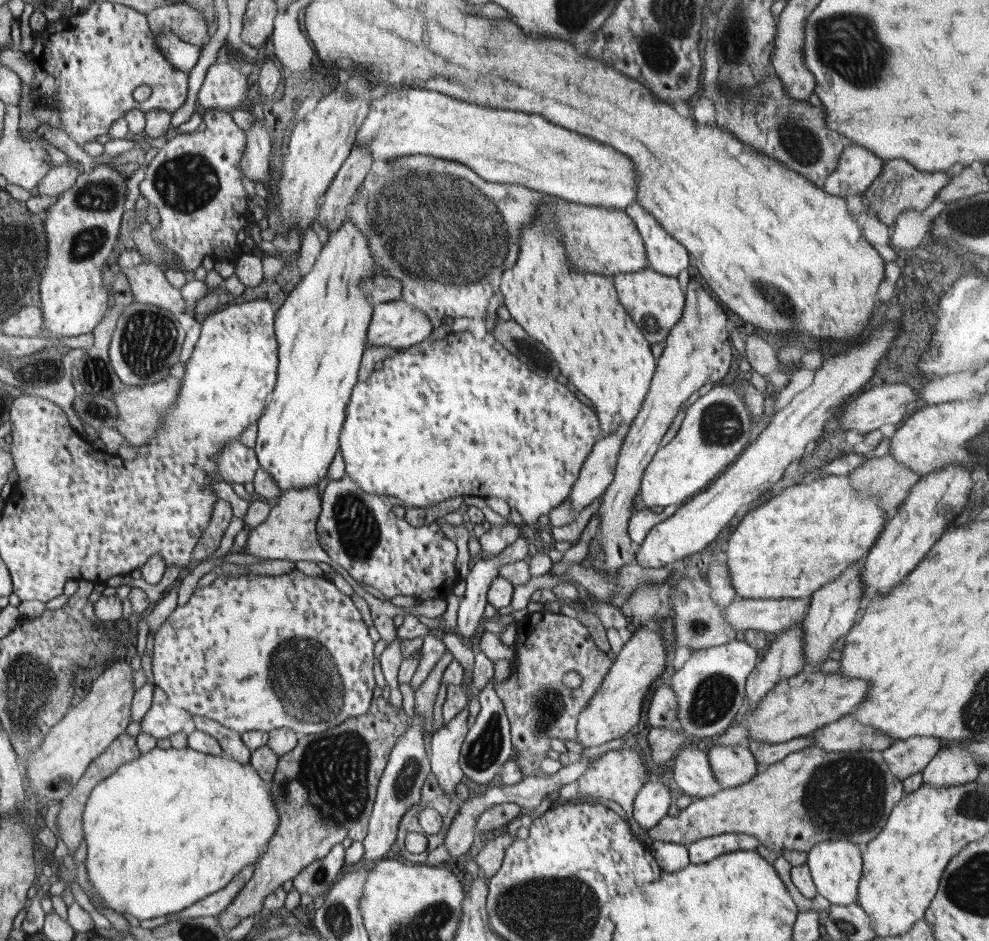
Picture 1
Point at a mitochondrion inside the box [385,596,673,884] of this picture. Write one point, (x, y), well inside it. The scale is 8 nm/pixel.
(550, 704)

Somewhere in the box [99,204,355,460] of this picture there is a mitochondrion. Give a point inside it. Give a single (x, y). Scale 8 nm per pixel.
(148, 340)

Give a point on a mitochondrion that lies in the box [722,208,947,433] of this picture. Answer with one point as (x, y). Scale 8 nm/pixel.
(771, 290)

